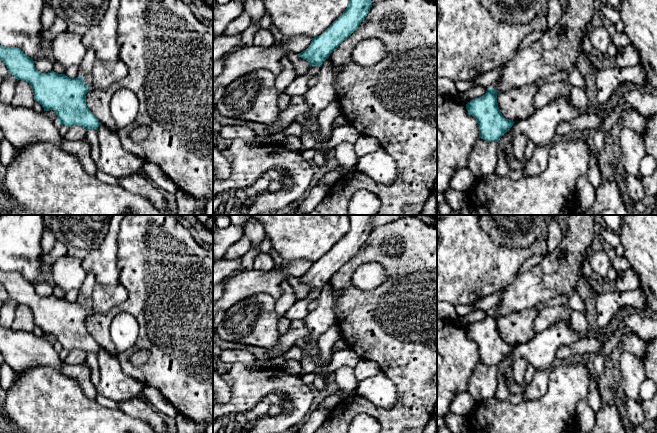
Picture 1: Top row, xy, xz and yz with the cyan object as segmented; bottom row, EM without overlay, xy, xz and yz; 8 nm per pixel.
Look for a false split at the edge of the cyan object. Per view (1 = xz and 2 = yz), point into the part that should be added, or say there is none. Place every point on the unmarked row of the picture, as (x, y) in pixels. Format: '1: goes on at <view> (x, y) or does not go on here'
1: does not go on here
2: does not go on here

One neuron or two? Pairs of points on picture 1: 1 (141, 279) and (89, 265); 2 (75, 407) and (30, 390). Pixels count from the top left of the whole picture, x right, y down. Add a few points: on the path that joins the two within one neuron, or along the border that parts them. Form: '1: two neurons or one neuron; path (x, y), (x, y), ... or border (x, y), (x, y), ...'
1: two neurons; border (117, 249), (117, 274), (120, 283)
2: one neuron; path (64, 407), (48, 407), (41, 401)

